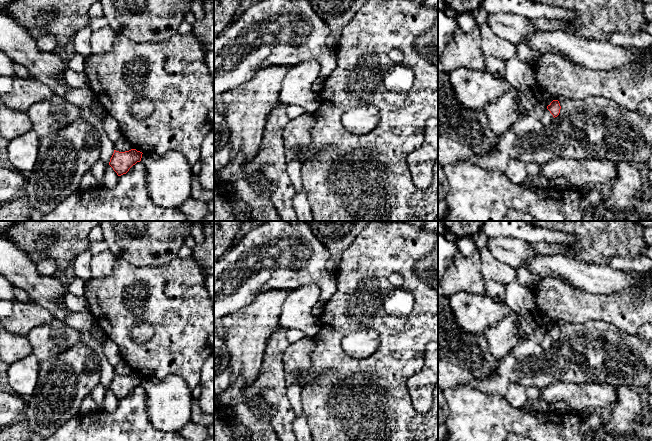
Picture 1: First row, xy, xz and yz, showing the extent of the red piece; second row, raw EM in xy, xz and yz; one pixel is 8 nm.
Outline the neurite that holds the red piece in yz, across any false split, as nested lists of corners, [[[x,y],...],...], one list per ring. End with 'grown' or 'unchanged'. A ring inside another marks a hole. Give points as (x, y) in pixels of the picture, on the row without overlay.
[[[553,324],[548,330],[547,333],[550,335],[550,337],[553,339],[553,341],[557,341],[560,337],[560,327],[558,324]]]; unchanged

